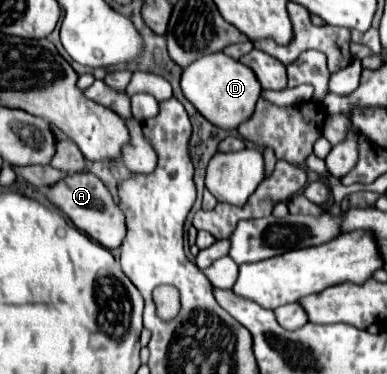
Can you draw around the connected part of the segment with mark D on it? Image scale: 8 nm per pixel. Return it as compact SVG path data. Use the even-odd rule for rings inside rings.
M217 52L217 54L205 54L199 60L191 62L187 68L183 68L181 90L185 98L211 124L217 124L217 128L223 128L223 130L231 130L231 128L237 128L243 120L247 120L253 114L255 102L259 100L259 94L261 94L261 84L257 84L257 78L245 64L241 64L239 60L233 60L223 52Z

